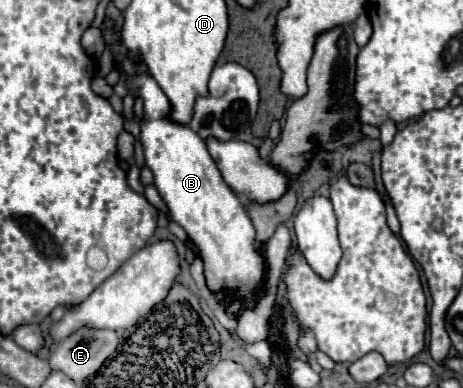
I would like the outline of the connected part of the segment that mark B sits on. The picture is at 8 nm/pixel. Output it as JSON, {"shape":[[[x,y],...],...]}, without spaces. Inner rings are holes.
{"shape":[[[126,52],[118,54],[116,60],[130,76],[130,92],[144,100],[140,140],[144,146],[146,166],[154,174],[154,186],[166,202],[172,220],[186,230],[190,242],[198,248],[204,262],[208,290],[224,308],[228,318],[238,320],[244,310],[256,308],[262,282],[266,280],[266,260],[258,248],[260,244],[256,242],[252,220],[248,218],[248,212],[240,204],[238,196],[220,178],[220,172],[206,150],[206,142],[192,132],[190,126],[180,126],[168,120],[170,102],[146,68],[138,66],[138,62],[130,62]]]}

